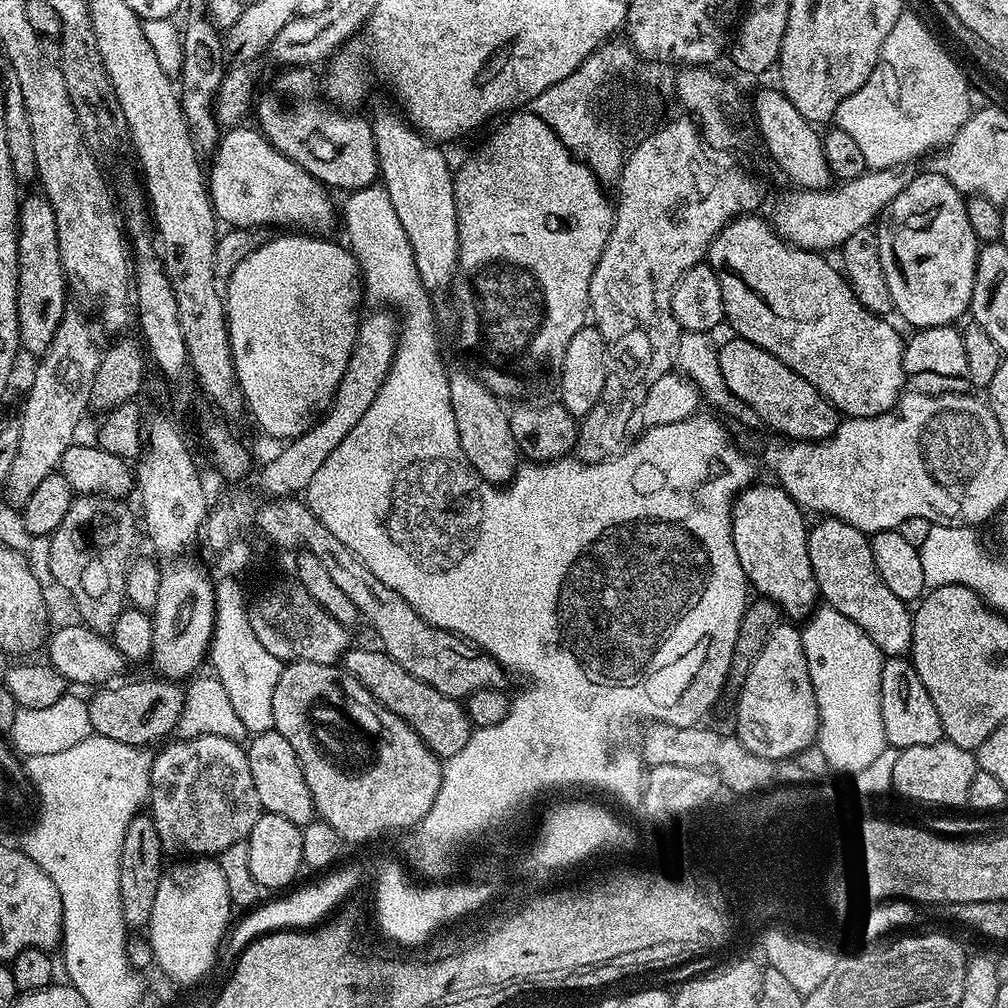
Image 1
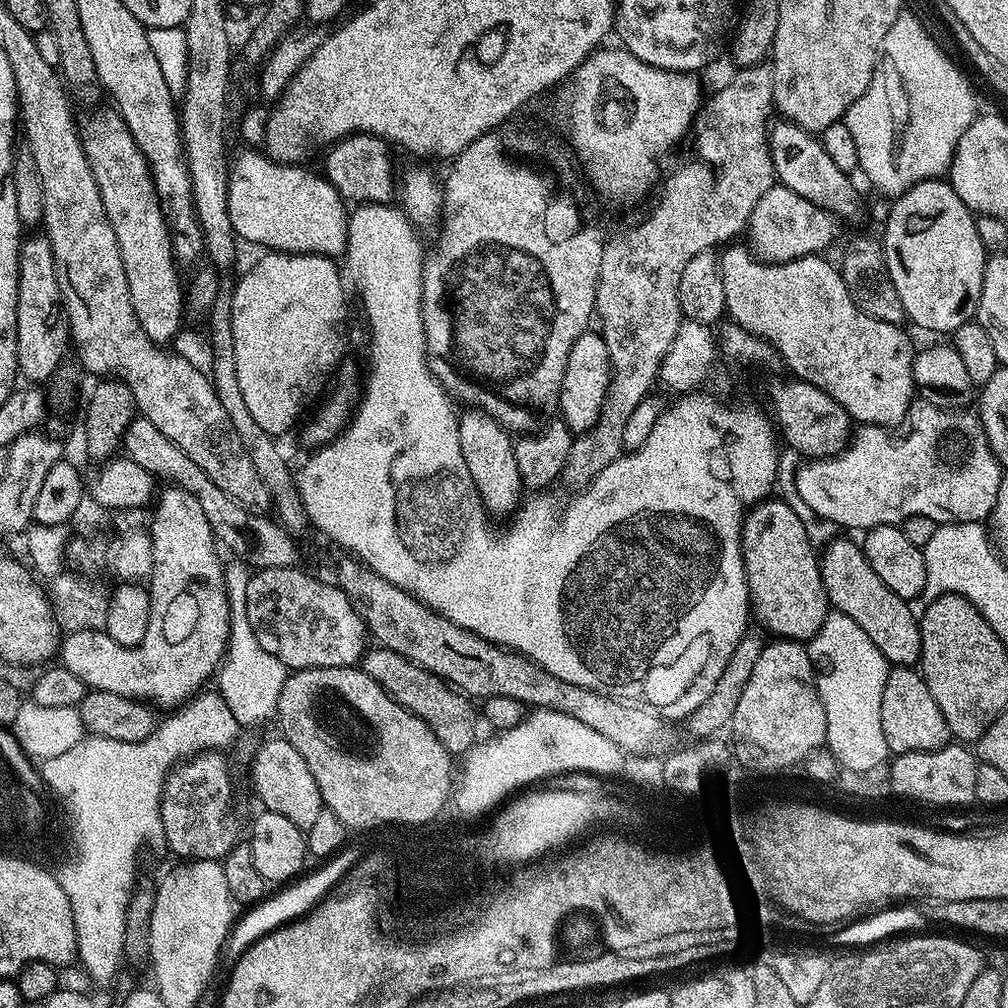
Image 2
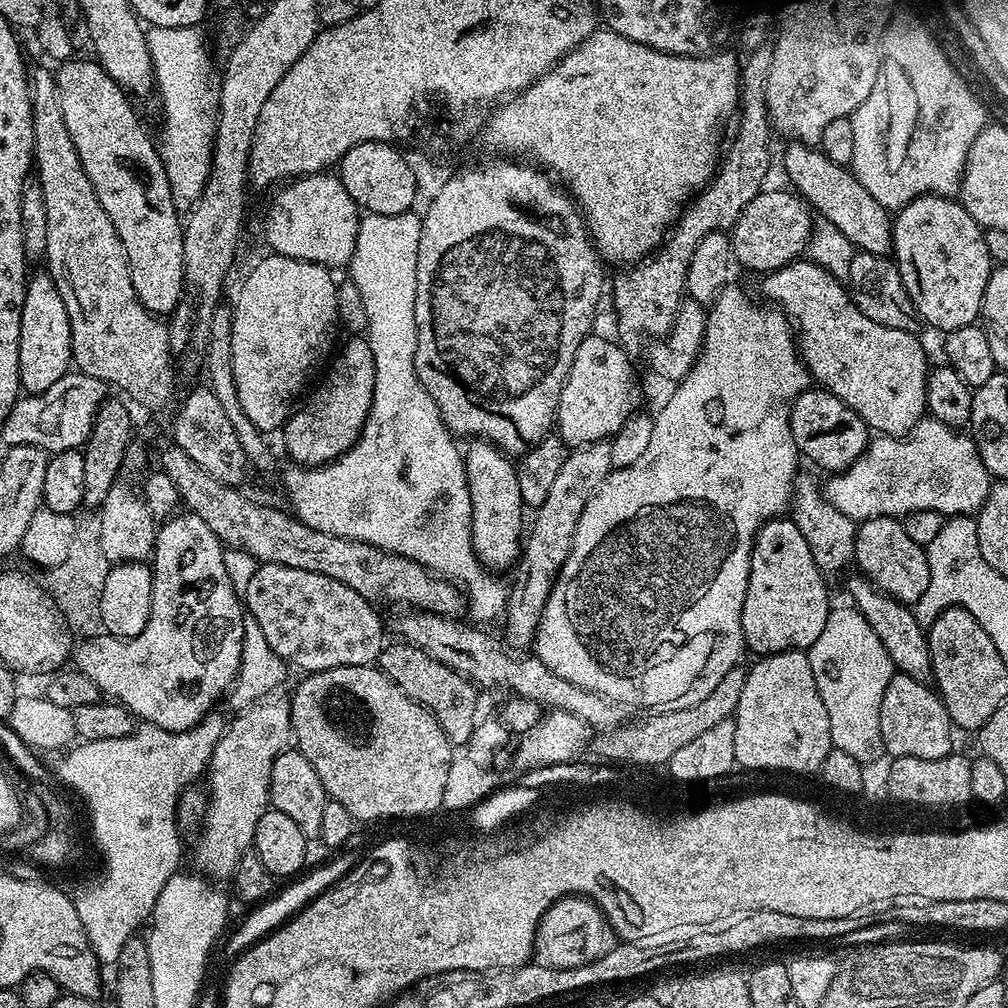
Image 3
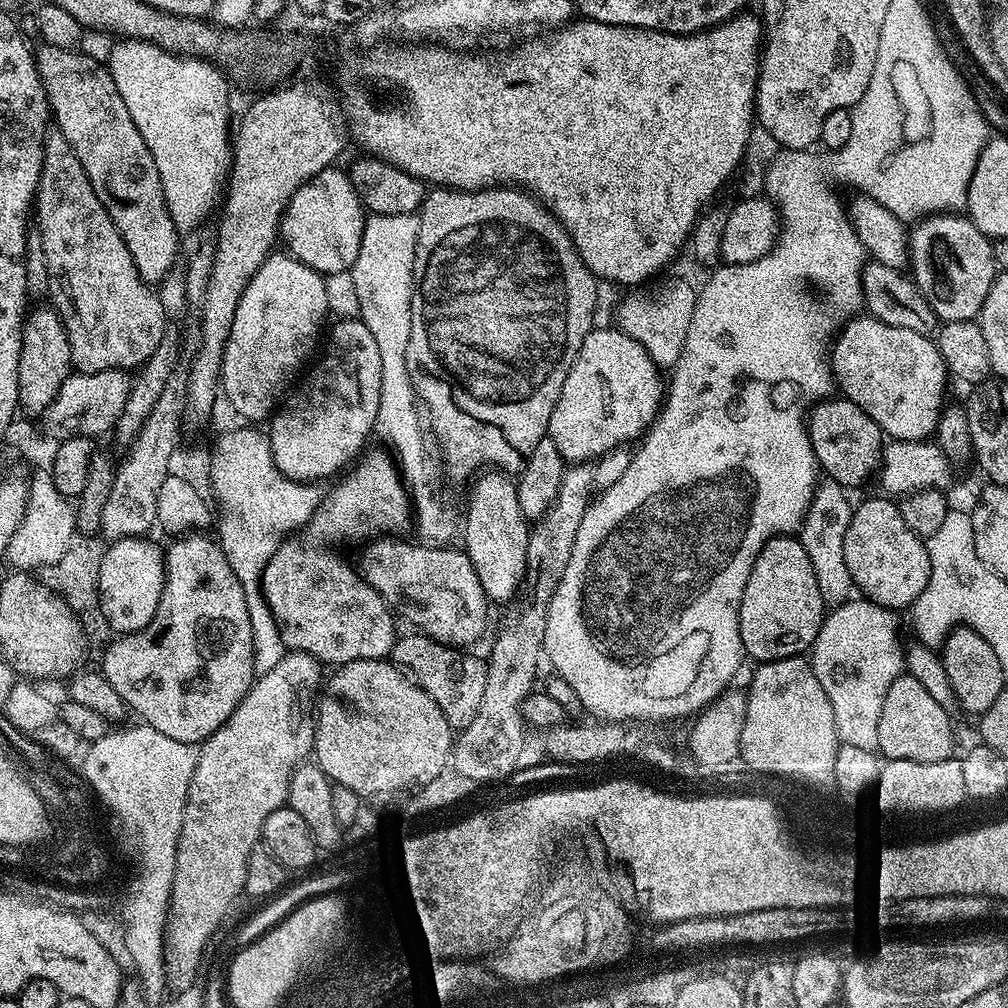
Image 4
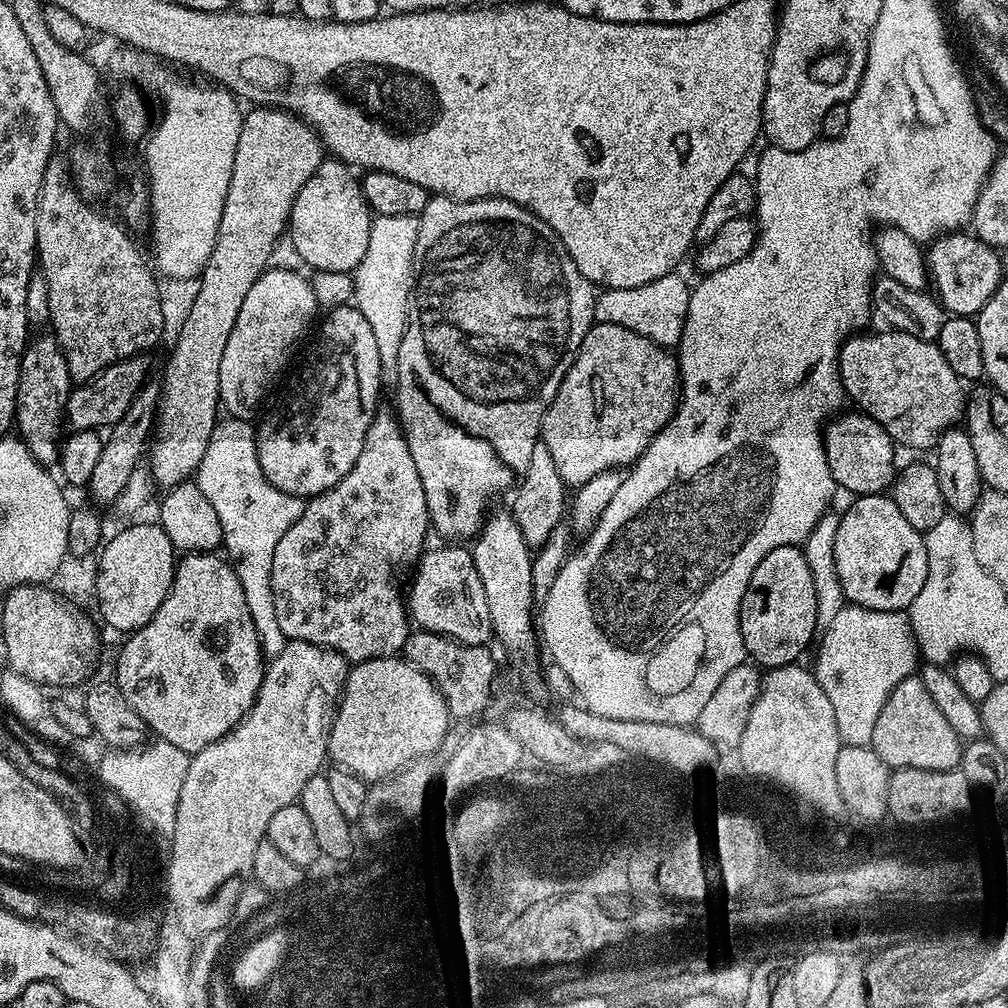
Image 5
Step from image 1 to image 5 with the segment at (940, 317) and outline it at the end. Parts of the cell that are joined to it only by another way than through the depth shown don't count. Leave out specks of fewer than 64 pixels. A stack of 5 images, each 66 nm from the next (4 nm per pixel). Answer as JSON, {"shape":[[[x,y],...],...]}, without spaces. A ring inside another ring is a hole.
{"shape":[[[967,231],[949,232],[933,241],[926,252],[931,287],[945,313],[975,317],[990,302],[1002,283],[1000,254]]]}

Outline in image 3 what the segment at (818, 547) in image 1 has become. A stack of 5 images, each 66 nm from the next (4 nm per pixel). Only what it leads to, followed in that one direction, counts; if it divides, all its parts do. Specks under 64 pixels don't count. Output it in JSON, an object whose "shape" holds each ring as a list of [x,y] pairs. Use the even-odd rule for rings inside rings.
{"shape":[[[855,575],[848,580],[848,592],[853,600],[851,603],[857,612],[864,615],[866,622],[870,622],[870,626],[878,634],[882,644],[886,646],[886,652],[892,659],[893,669],[914,678],[914,682],[931,685],[933,683],[932,655],[928,645],[928,633],[918,622],[915,611],[909,605],[880,591],[871,580],[863,575]]]}

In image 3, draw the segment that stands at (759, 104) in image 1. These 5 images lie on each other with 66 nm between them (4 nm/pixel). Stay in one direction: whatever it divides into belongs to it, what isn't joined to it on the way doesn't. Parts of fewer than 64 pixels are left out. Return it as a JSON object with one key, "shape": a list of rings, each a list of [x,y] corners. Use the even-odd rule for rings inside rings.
{"shape":[[[792,142],[784,152],[784,172],[788,180],[816,210],[825,215],[827,223],[833,224],[849,242],[853,249],[888,256],[892,252],[893,217],[889,209],[880,205],[878,198],[858,182],[858,178],[845,165],[830,162],[824,153],[815,147]]]}

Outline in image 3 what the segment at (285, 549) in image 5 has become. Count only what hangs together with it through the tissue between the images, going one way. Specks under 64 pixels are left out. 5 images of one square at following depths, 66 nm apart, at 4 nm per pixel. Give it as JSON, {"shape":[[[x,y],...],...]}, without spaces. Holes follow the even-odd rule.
{"shape":[[[260,564],[256,569],[254,578],[250,578],[250,582],[242,591],[242,603],[246,609],[247,615],[251,619],[258,622],[258,626],[262,628],[262,633],[270,644],[270,649],[278,658],[284,660],[286,665],[293,669],[301,668],[301,673],[311,674],[314,672],[325,672],[331,668],[338,666],[362,666],[363,664],[372,664],[379,661],[380,651],[384,649],[386,637],[384,637],[384,624],[380,621],[380,616],[376,613],[377,605],[373,601],[367,600],[362,594],[358,594],[350,586],[346,586],[342,582],[338,582],[334,578],[330,578],[326,574],[318,574],[310,570],[298,570],[294,566],[284,566],[282,564]]]}

